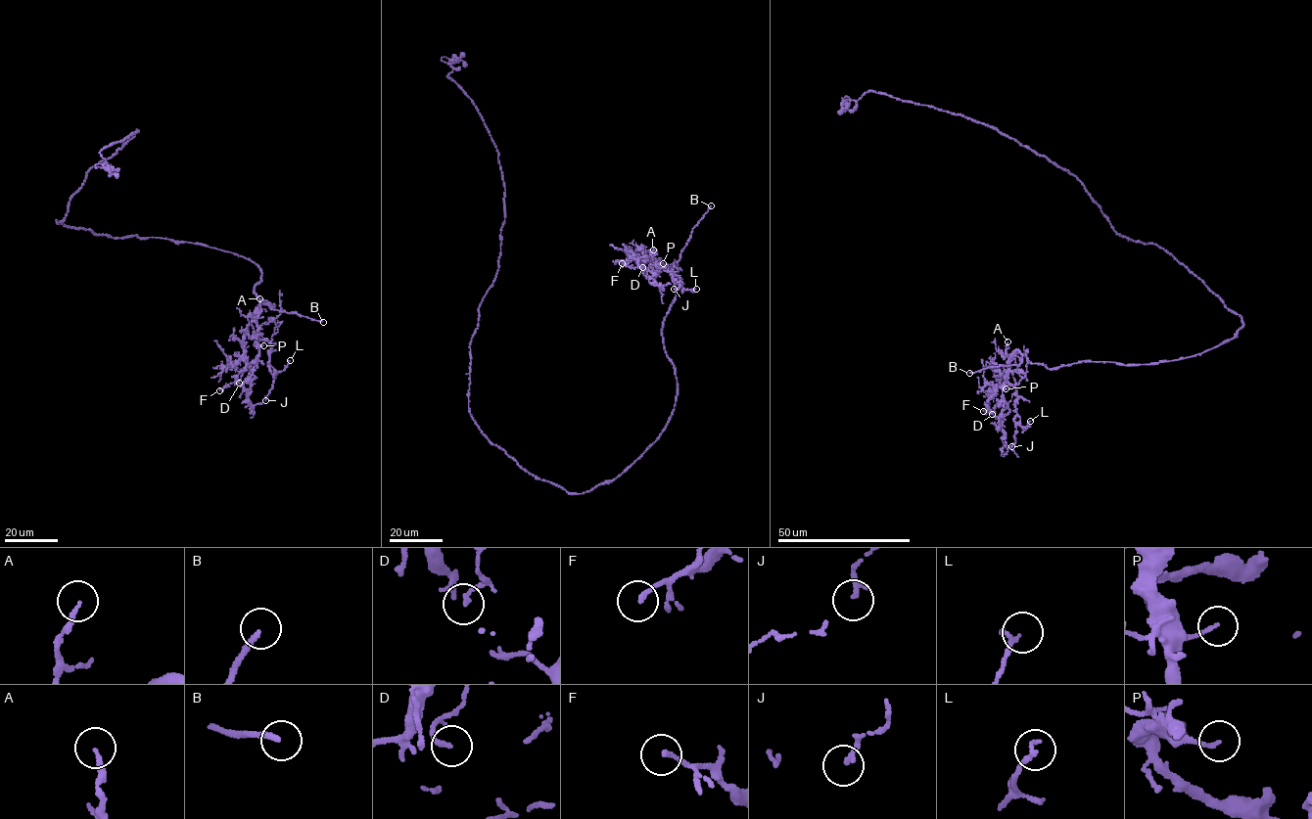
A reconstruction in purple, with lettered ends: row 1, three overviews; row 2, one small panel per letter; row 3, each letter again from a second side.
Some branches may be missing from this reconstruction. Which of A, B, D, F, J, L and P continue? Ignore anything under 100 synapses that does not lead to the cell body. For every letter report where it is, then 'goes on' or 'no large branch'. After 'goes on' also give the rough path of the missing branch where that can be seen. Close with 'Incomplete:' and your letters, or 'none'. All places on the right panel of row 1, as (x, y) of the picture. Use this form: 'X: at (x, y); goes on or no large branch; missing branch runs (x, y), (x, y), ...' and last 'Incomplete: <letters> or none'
A: at (1007, 341); no large branch
B: at (969, 373); goes on; missing branch runs (969, 373), (942, 364), (926, 341)
D: at (992, 414); no large branch
F: at (983, 411); no large branch
J: at (1011, 446); no large branch
L: at (1030, 421); no large branch
P: at (1006, 388); no large branch
Incomplete: B

